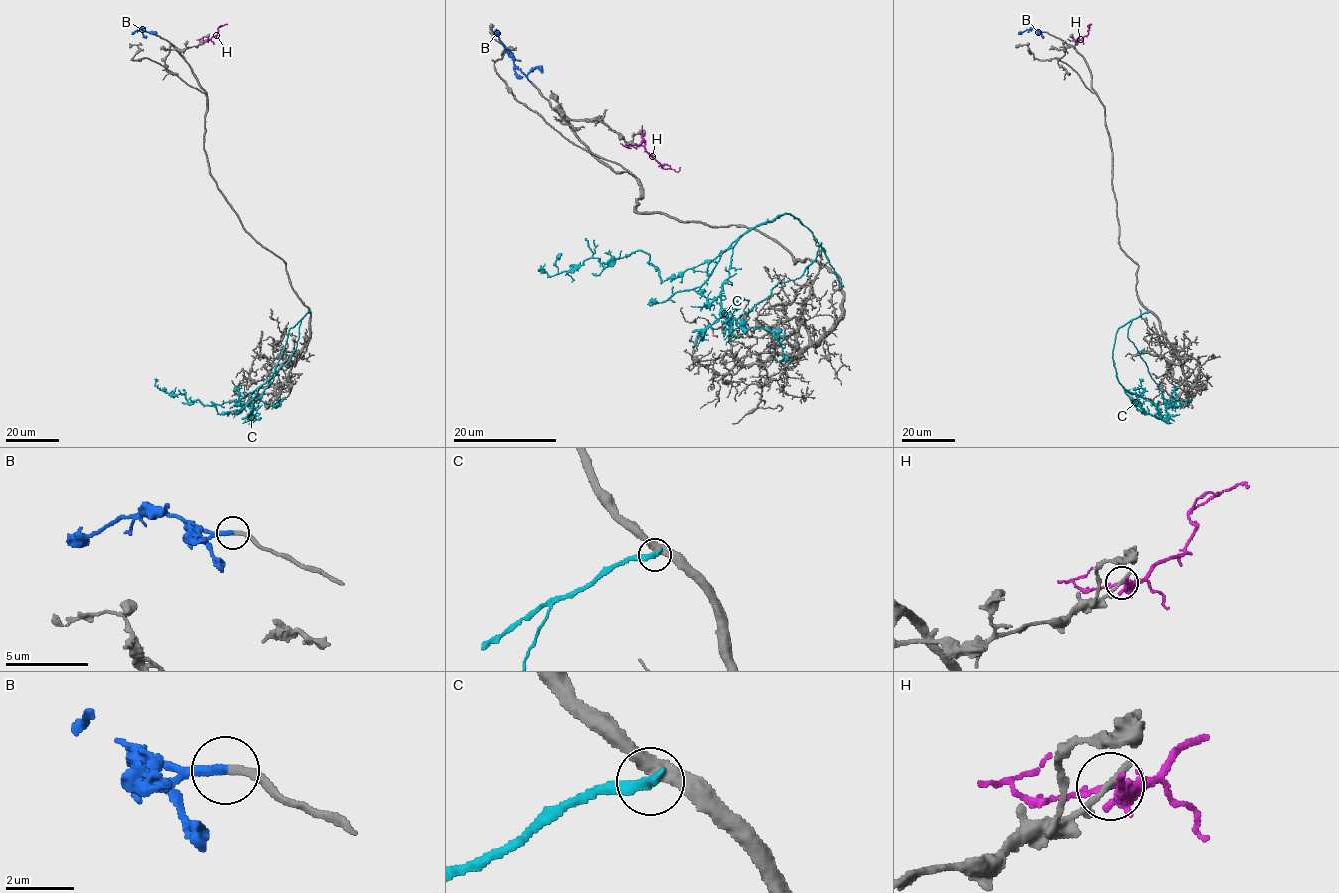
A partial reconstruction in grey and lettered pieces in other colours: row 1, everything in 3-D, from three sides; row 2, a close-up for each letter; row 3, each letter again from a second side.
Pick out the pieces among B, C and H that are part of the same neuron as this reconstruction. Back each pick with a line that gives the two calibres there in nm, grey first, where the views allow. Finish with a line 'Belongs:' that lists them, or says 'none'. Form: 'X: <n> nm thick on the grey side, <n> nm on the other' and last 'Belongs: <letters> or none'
B: 240 nm thick on the grey side, 240 nm on the other
Belongs: B

